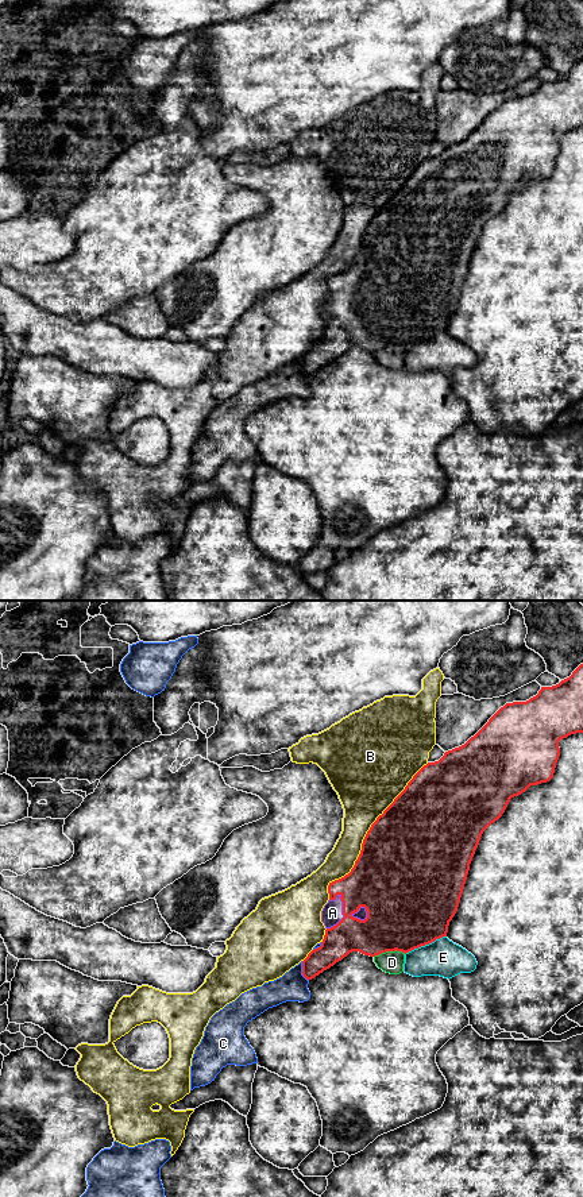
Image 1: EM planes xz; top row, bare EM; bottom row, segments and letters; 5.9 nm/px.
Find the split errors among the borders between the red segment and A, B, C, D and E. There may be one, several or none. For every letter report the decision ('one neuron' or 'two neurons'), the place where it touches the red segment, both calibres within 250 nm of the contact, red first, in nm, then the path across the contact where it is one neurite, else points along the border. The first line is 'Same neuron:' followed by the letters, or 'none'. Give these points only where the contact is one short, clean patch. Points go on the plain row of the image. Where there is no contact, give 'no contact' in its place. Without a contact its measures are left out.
Same neuron: A
A: one neuron; contact xz (343, 309); calibres 300 and 130 nm; way xz (373, 280), (343, 309), (332, 308)
B: two neurons; contact xz (366, 230); calibres 500 and 300 nm
C: two neurons; contact xz (302, 366); calibres 170 and 180 nm
D: two neurons; contact xz (389, 346); calibres 440 and 130 nm
E: two neurons; contact xz (425, 339); calibres 500 and 220 nm

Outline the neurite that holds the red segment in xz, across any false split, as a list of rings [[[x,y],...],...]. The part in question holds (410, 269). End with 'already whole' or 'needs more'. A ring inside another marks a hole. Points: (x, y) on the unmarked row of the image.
[[[580,59],[570,73],[561,76],[559,80],[552,82],[541,82],[538,89],[529,96],[506,99],[464,140],[445,147],[439,157],[428,158],[426,161],[424,161],[408,178],[405,185],[371,220],[363,235],[360,250],[355,256],[351,267],[344,273],[329,278],[329,296],[321,306],[321,317],[327,324],[325,331],[321,341],[312,345],[302,356],[302,371],[306,375],[312,375],[324,366],[333,362],[336,358],[341,356],[352,347],[359,347],[370,352],[395,345],[406,350],[414,344],[429,340],[436,335],[447,332],[449,317],[457,306],[470,266],[470,259],[472,256],[483,227],[502,212],[511,193],[521,190],[530,181],[547,178],[553,173],[556,158],[560,151],[559,136],[576,128],[583,128],[583,59]]]; needs more

